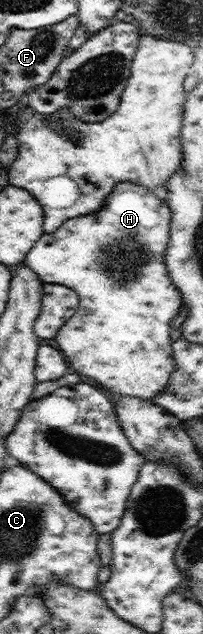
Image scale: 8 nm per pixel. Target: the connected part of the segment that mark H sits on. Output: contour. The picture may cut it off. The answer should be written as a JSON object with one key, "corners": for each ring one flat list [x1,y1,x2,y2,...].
{"corners":[[121,181,115,185,111,194,107,196,103,208,95,214,87,214,85,216,77,216,74,219,66,220,57,231,52,233,43,233,41,238,33,245,33,248,25,256,23,264,27,264,44,284,62,284,72,288,79,296,79,306,75,314,59,329,53,343,66,356,66,360,79,373,96,380,98,383,107,387,115,394,121,394,121,397,131,396,141,399,155,398,161,392,166,391,168,381,173,369,175,369,175,360,173,360,173,348,171,340,171,321,178,316,183,304,181,292,175,288,175,284,171,282,167,264,165,264,165,255,167,247,171,242,171,212,169,205,166,203,165,197,157,197,155,192,143,186,141,183,133,181]]}

